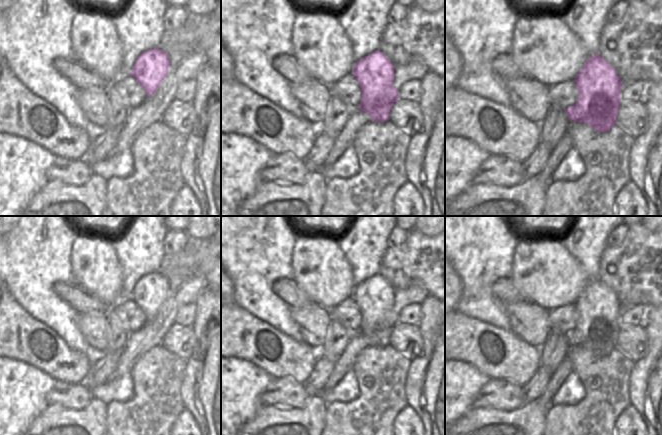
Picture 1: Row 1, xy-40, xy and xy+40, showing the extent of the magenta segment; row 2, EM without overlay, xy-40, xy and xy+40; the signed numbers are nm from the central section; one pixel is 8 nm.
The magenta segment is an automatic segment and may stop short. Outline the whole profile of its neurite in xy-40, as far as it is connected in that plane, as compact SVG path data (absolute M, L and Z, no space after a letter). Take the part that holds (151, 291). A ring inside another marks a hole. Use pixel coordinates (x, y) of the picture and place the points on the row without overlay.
M153 272L136 282L130 298L147 319L151 320L166 301L169 289L168 278L159 272Z

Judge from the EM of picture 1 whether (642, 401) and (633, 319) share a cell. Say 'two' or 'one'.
two

